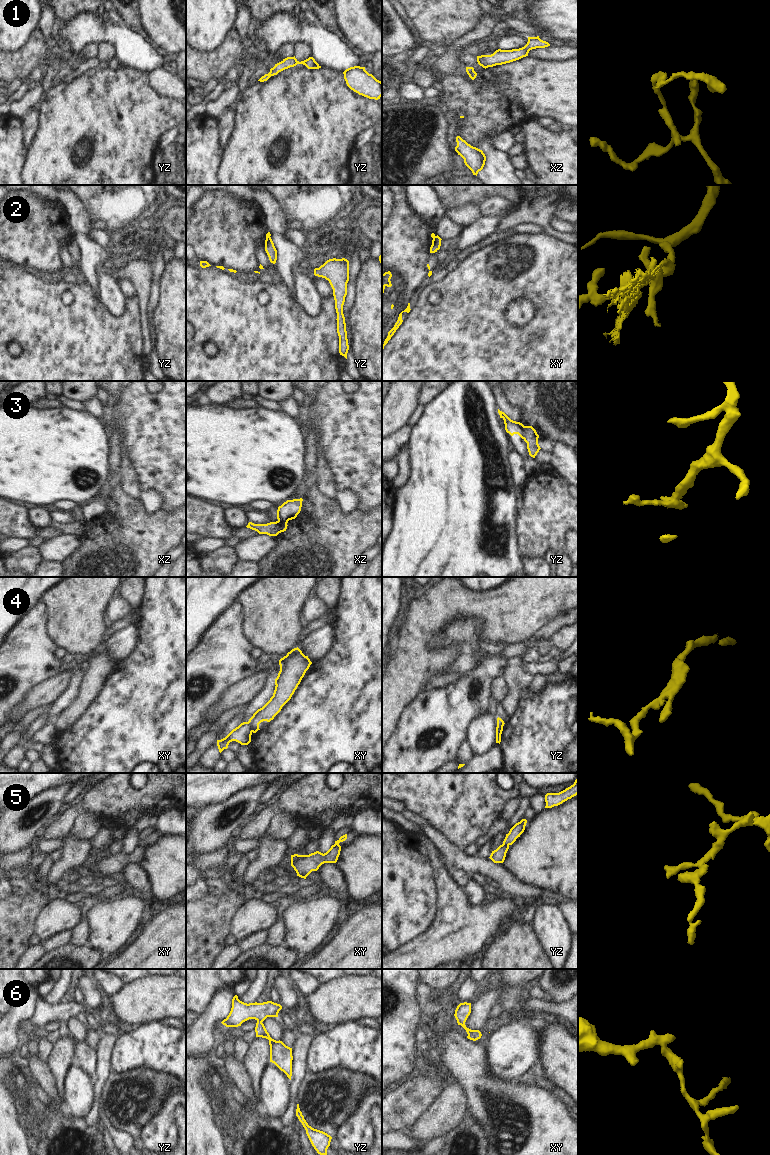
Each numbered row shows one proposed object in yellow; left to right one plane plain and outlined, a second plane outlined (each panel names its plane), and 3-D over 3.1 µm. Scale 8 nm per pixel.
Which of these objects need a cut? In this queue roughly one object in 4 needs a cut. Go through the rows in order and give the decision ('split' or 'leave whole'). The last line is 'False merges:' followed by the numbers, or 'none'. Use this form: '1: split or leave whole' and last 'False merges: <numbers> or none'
1: leave whole
2: split
3: leave whole
4: split
5: split
6: leave whole
False merges: 2, 4, 5

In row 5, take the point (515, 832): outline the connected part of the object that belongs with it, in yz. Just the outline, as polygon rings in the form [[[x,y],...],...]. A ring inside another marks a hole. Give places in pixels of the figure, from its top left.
[[[522,819],[520,822],[516,823],[506,834],[506,837],[503,841],[505,845],[512,845],[518,837],[524,832],[527,820]]]

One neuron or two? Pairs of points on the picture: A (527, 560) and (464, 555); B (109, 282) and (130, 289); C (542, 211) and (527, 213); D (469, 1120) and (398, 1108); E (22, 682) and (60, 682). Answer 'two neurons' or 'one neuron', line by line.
A: two neurons
B: two neurons
C: one neuron
D: two neurons
E: two neurons

